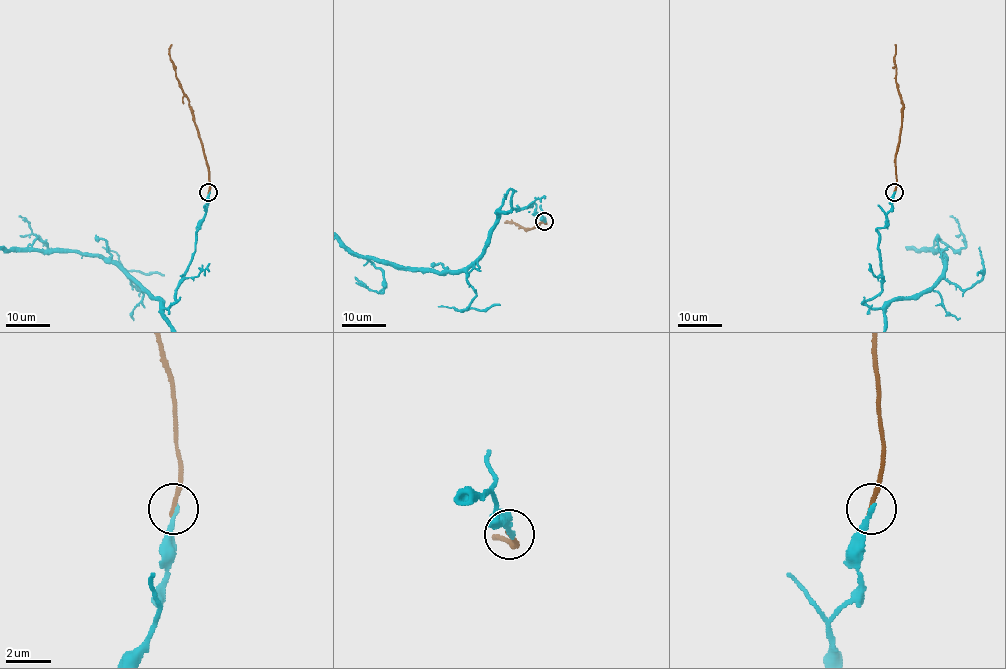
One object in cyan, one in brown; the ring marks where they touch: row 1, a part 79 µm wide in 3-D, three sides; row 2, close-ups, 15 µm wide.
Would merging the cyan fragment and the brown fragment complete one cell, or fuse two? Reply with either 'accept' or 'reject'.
reject

